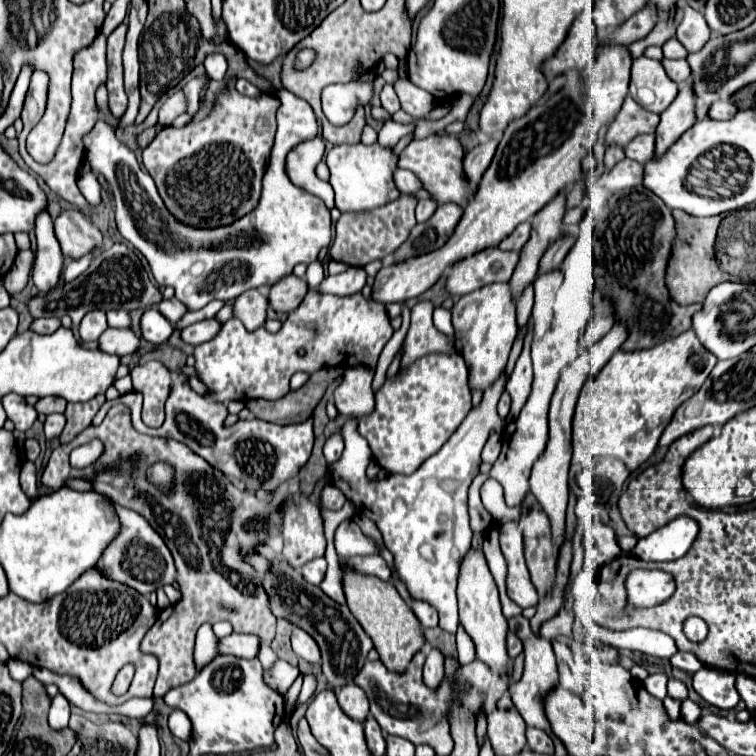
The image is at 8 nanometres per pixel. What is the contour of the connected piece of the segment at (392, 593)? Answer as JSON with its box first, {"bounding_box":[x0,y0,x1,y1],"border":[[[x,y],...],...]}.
{"bounding_box":[344,570,426,674],"border":[[[344,570],[344,594],[350,612],[360,622],[364,632],[372,638],[374,648],[380,654],[380,662],[390,672],[402,674],[412,656],[426,644],[424,628],[420,626],[412,608],[402,600],[392,582],[384,582],[376,576],[364,576],[352,570]]]}

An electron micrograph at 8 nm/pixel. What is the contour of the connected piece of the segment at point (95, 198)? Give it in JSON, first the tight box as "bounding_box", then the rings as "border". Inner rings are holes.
{"bounding_box":[78,174,100,204],"border":[[[82,174],[78,176],[78,188],[82,196],[88,200],[88,204],[100,204],[100,182],[96,180],[94,174]]]}

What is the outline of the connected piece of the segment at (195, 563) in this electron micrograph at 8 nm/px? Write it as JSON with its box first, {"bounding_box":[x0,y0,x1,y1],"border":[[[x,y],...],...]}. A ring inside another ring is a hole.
{"bounding_box":[42,394,278,696],"border":[[[100,394],[88,402],[68,404],[68,422],[60,436],[60,442],[68,442],[72,440],[72,436],[76,436],[78,432],[80,434],[72,442],[60,444],[52,450],[52,456],[42,474],[42,484],[58,490],[68,478],[88,478],[100,494],[106,494],[124,508],[140,512],[170,548],[176,564],[176,582],[180,586],[182,600],[158,614],[156,624],[146,632],[140,644],[142,654],[152,654],[158,658],[154,696],[164,696],[170,688],[186,684],[186,680],[192,680],[196,676],[198,670],[192,660],[194,638],[202,622],[214,624],[218,620],[228,620],[234,632],[256,634],[266,642],[274,638],[276,618],[268,610],[268,598],[264,596],[264,588],[260,588],[260,576],[250,564],[242,560],[240,548],[252,548],[254,544],[262,542],[260,534],[264,528],[262,524],[266,524],[264,518],[272,516],[272,512],[278,512],[278,506],[260,500],[252,492],[236,490],[224,474],[216,472],[186,444],[136,432],[130,422],[130,410],[124,404],[112,406],[100,426],[90,426],[104,400],[104,394]],[[92,438],[100,438],[104,442],[104,454],[88,468],[72,468],[68,456],[74,444],[86,444]],[[158,460],[170,462],[176,468],[176,492],[172,496],[164,496],[144,476],[146,468]]]}

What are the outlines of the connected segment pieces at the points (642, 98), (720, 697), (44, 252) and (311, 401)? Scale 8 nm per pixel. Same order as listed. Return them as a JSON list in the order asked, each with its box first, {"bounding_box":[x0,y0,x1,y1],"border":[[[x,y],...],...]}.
[{"bounding_box":[630,56,678,114],"border":[[[640,56],[632,62],[630,96],[648,108],[650,112],[662,114],[676,98],[678,84],[668,78],[660,60]]]},{"bounding_box":[696,668,741,710],"border":[[[702,668],[696,672],[696,692],[710,705],[729,710],[741,700],[734,688],[734,680],[736,676],[730,672]]]},{"bounding_box":[32,212,64,292],"border":[[[42,212],[36,218],[36,240],[38,248],[34,252],[34,268],[32,268],[32,282],[40,292],[50,292],[64,266],[64,254],[54,234],[54,224],[48,212]]]},{"bounding_box":[244,368,340,424],"border":[[[322,368],[306,380],[306,384],[298,390],[290,390],[278,400],[246,400],[244,406],[264,422],[272,424],[298,424],[304,422],[322,400],[326,386],[340,376],[340,368]]]}]

